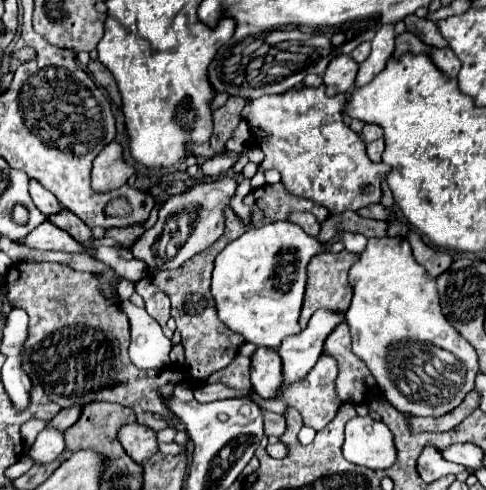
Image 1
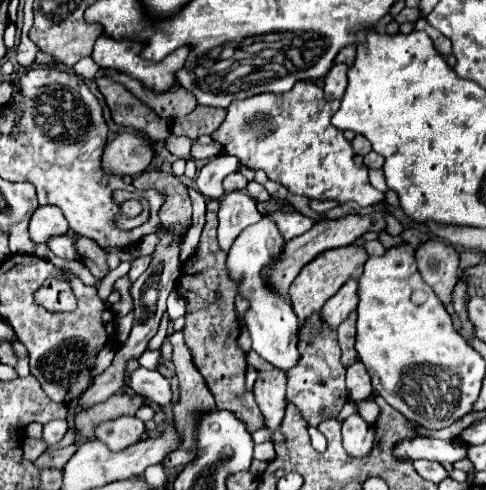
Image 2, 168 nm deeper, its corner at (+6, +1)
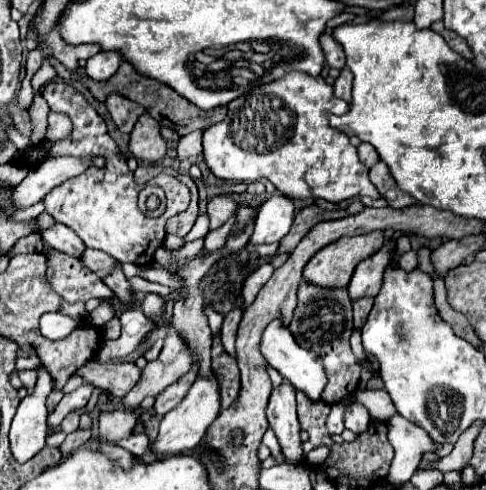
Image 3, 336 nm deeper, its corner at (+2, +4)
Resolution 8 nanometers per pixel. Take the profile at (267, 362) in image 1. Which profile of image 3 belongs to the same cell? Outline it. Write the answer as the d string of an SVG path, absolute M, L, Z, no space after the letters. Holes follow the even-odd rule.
M282 384L274 388L268 402L268 422L276 432L278 444L282 448L282 456L288 464L304 464L302 440L300 440L300 422L296 416L296 390L292 384Z

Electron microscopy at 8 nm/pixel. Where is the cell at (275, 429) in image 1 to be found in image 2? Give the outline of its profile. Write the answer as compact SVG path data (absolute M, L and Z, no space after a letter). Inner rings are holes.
M208 201L206 209L206 225L196 247L196 253L182 263L182 275L176 285L176 293L186 301L186 325L182 329L184 341L192 353L192 361L200 375L204 377L208 389L216 399L218 409L228 409L240 419L244 419L250 433L256 429L266 427L266 419L258 409L252 391L244 389L244 373L246 373L246 359L244 351L238 343L240 337L240 319L234 309L236 299L236 283L224 275L224 251L218 247L216 241L216 227L218 227L218 201Z

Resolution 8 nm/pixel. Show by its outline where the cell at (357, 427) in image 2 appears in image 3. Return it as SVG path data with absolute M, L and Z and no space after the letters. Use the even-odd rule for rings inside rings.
M352 402L346 406L346 412L344 412L344 426L348 430L352 430L354 434L362 434L368 430L368 424L370 424L370 414L368 410L358 404L358 402Z

